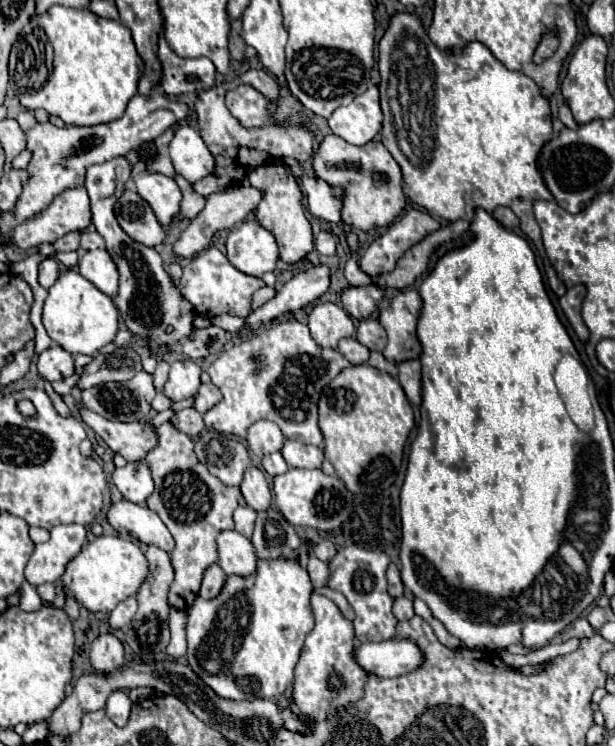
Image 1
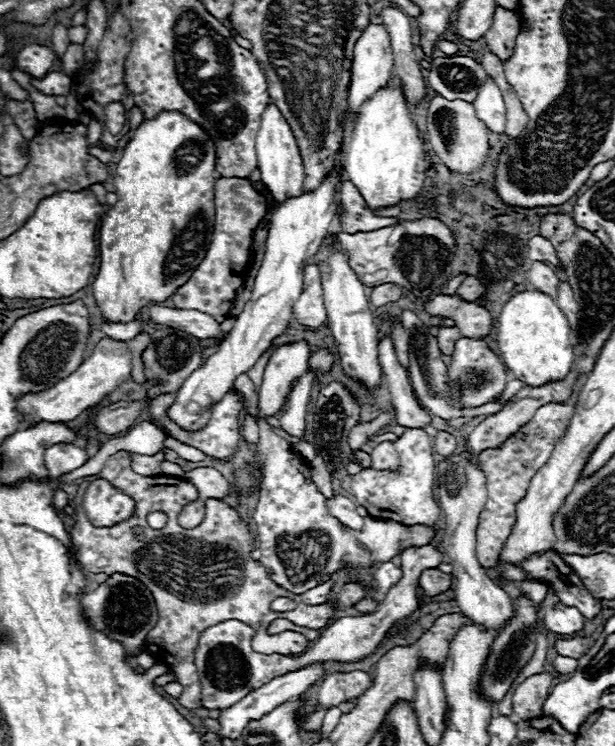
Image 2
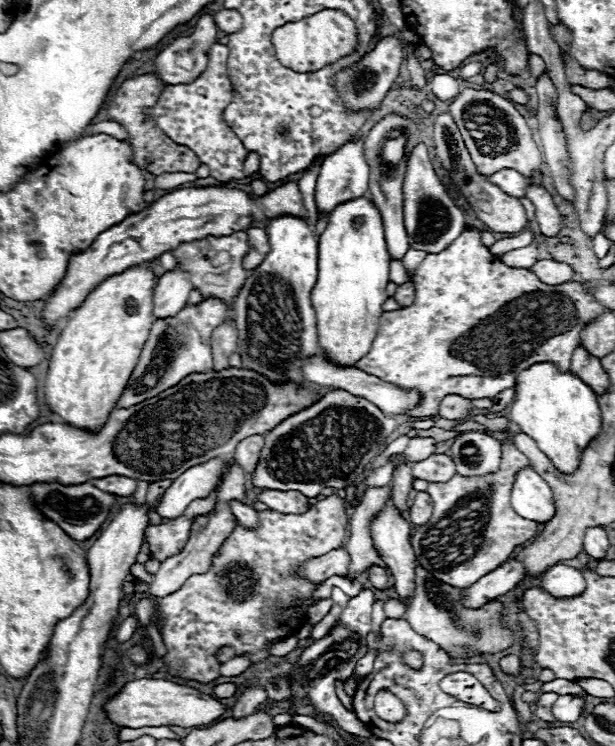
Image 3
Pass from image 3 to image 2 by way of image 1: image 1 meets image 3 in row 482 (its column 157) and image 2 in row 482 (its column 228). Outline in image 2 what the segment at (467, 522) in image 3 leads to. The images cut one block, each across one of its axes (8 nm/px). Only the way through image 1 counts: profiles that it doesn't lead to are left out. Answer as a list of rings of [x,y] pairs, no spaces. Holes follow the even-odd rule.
[[[550,402],[546,406],[542,406],[534,418],[530,422],[526,422],[512,438],[508,438],[508,442],[504,442],[504,446],[500,450],[484,450],[478,456],[468,454],[468,458],[472,458],[472,462],[476,462],[484,474],[486,474],[486,490],[488,490],[488,500],[484,510],[480,512],[478,518],[478,528],[476,528],[476,558],[480,562],[480,566],[484,568],[492,568],[496,566],[500,552],[508,540],[508,536],[512,534],[512,528],[516,524],[516,504],[524,498],[526,488],[532,480],[532,476],[536,474],[536,470],[540,466],[544,466],[544,462],[548,462],[556,440],[560,440],[568,428],[568,422],[574,414],[574,406],[570,402],[566,404],[556,404]]]

